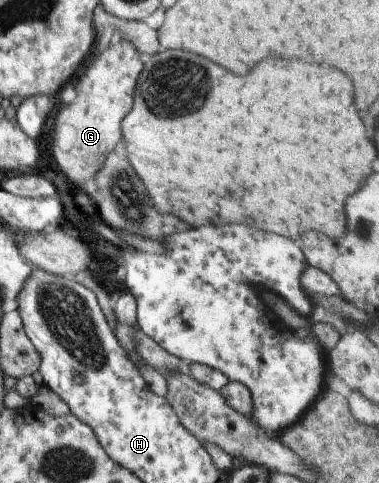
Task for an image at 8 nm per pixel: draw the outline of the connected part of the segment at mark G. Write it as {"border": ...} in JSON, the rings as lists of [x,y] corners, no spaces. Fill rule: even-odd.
{"border":[[[117,37],[98,54],[96,60],[80,74],[76,84],[76,102],[60,110],[56,118],[52,154],[60,171],[76,187],[96,178],[106,156],[120,142],[121,122],[132,108],[134,84],[143,61],[132,42]]]}

